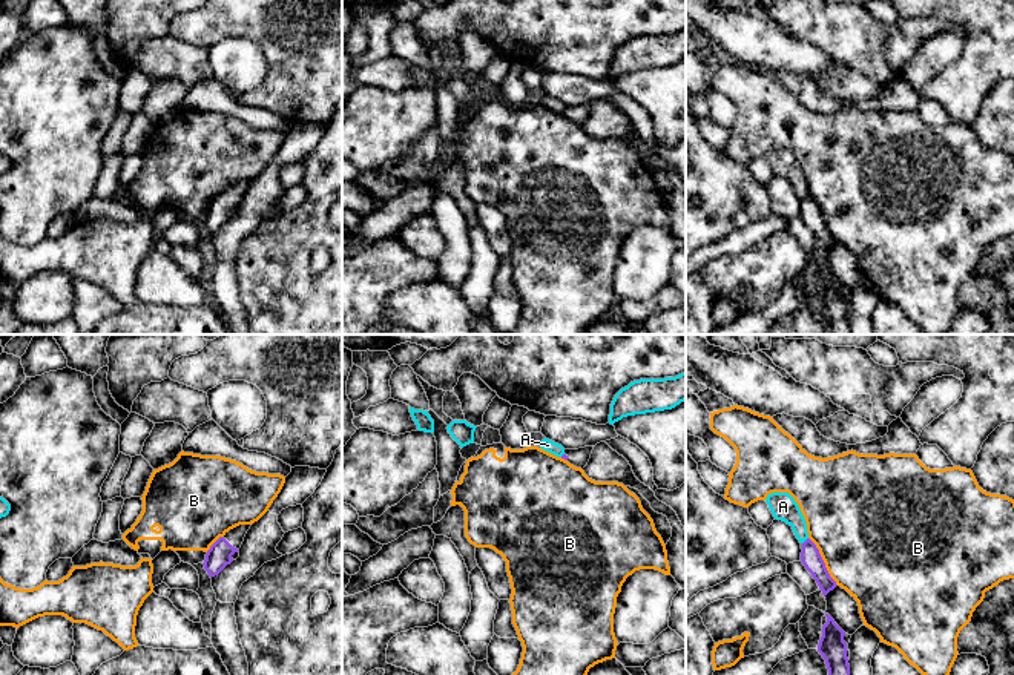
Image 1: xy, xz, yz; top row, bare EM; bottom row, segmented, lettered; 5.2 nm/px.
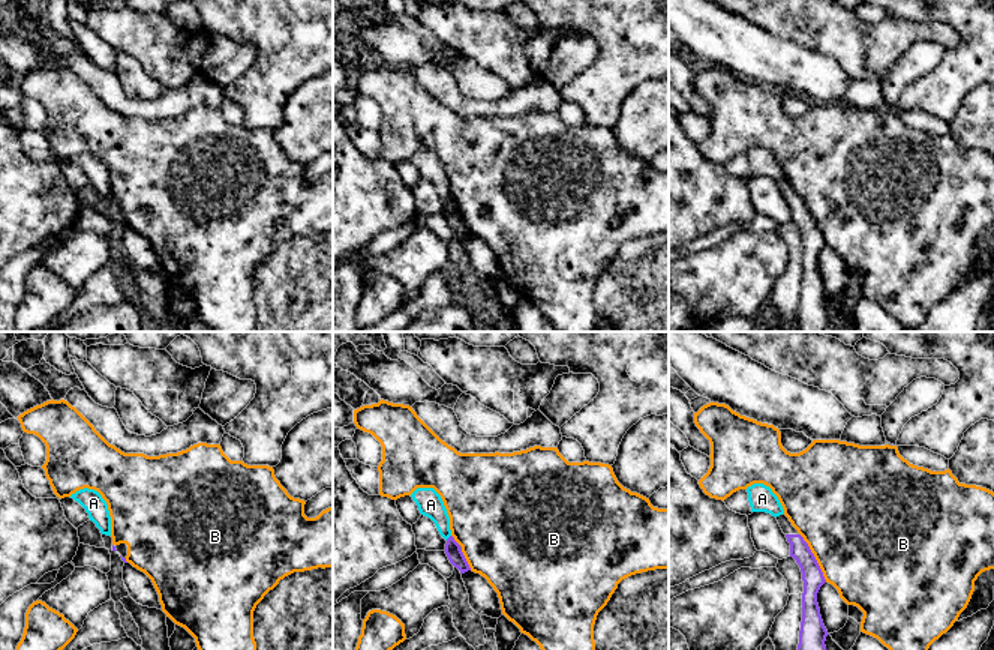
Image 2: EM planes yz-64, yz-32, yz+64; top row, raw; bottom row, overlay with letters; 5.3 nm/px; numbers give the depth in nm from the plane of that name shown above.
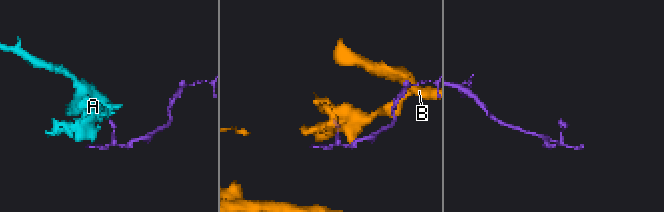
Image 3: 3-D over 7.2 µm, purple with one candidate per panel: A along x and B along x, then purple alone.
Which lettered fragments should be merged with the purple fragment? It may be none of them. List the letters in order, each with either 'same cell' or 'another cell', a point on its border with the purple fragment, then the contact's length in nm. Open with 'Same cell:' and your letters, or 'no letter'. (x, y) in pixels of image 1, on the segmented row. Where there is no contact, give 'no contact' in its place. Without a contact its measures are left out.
Same cell: no letter
A: another cell; contact yz (806, 540); length 50 nm
B: another cell; contact yz (823, 562); length 300 nm

